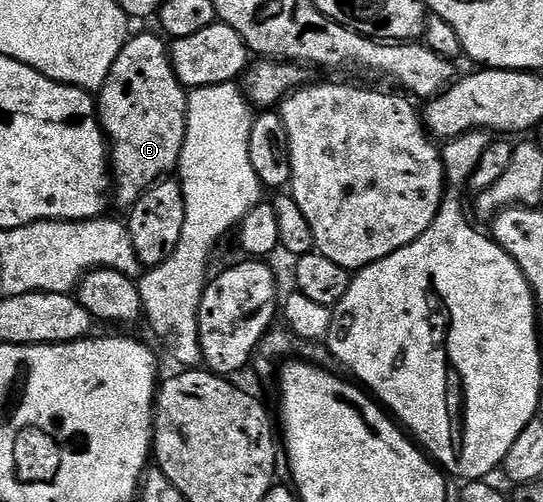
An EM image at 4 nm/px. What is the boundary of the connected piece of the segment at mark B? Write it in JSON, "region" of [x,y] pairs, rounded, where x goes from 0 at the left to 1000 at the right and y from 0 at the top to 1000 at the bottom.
{"region":[[[284,64],[239,70],[177,193],[179,237],[201,291],[212,398],[230,418],[243,414],[278,369],[309,353],[317,345],[311,341],[331,329],[341,281],[344,177],[317,135],[313,90]]]}

